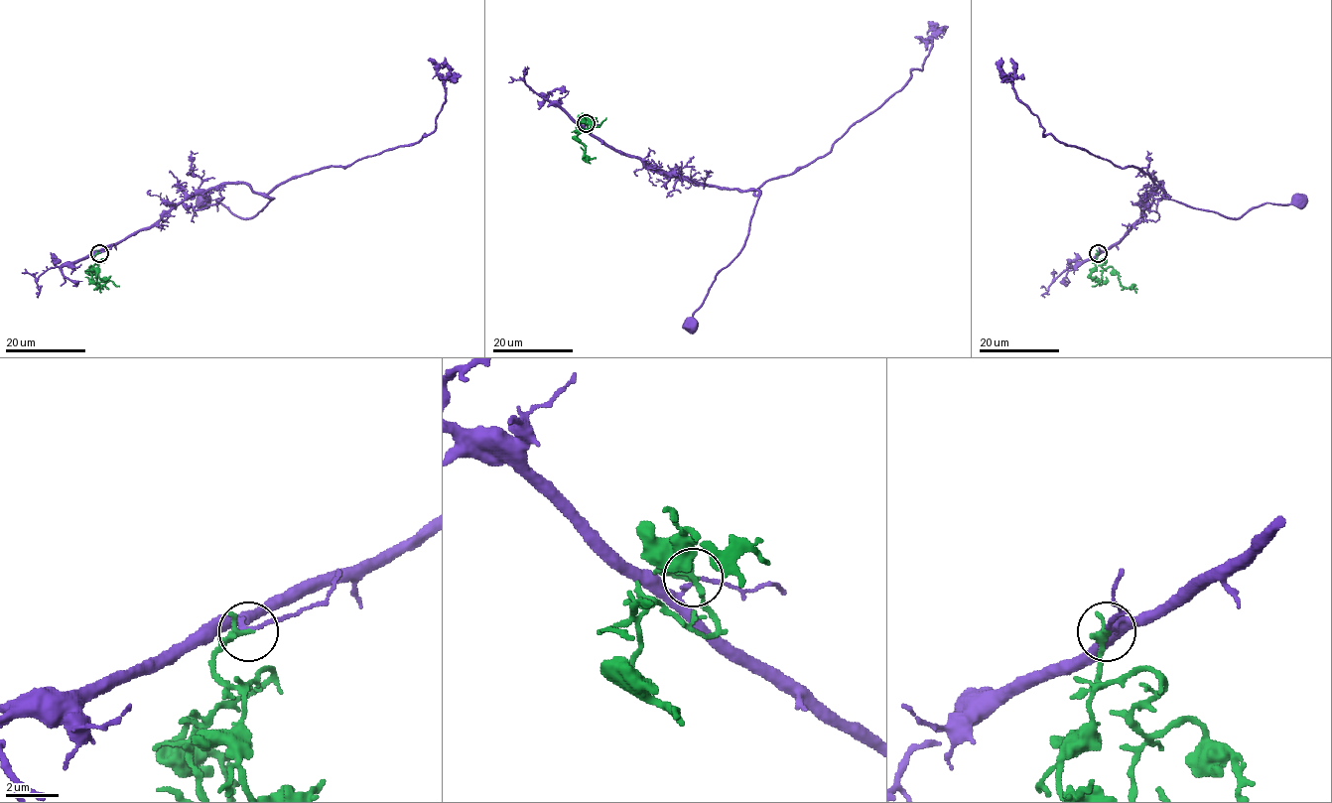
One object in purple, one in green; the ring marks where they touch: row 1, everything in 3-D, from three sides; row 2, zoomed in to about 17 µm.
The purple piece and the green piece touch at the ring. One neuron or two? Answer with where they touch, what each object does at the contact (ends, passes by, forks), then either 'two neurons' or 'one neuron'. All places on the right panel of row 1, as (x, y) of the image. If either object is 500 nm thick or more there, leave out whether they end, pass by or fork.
place (1098, 253); purple passes by; green ends; two neurons

